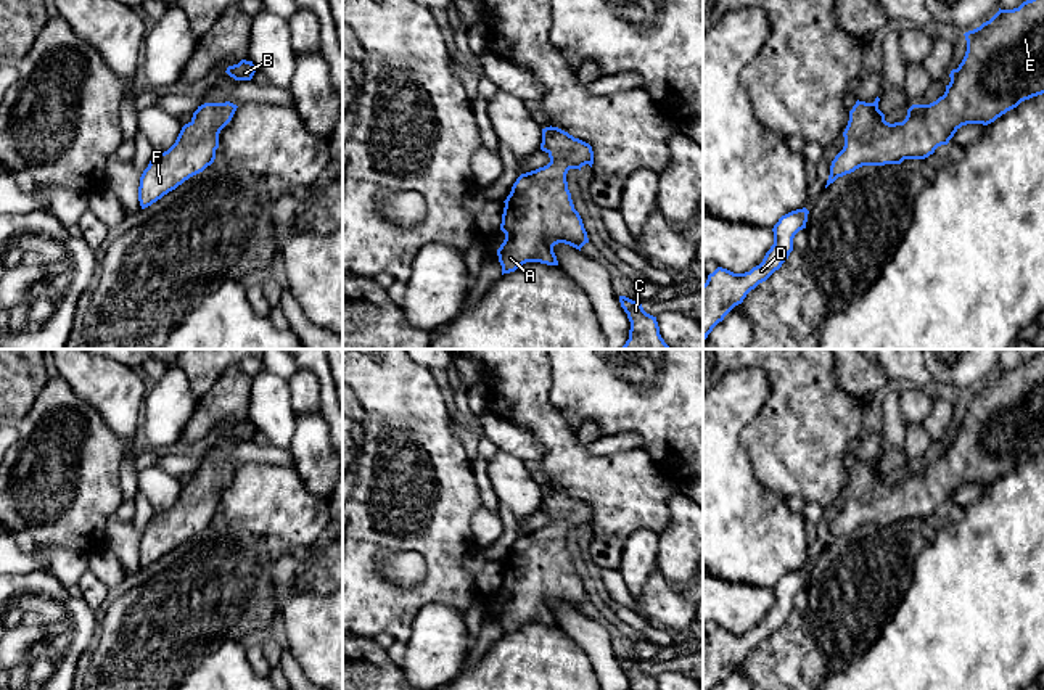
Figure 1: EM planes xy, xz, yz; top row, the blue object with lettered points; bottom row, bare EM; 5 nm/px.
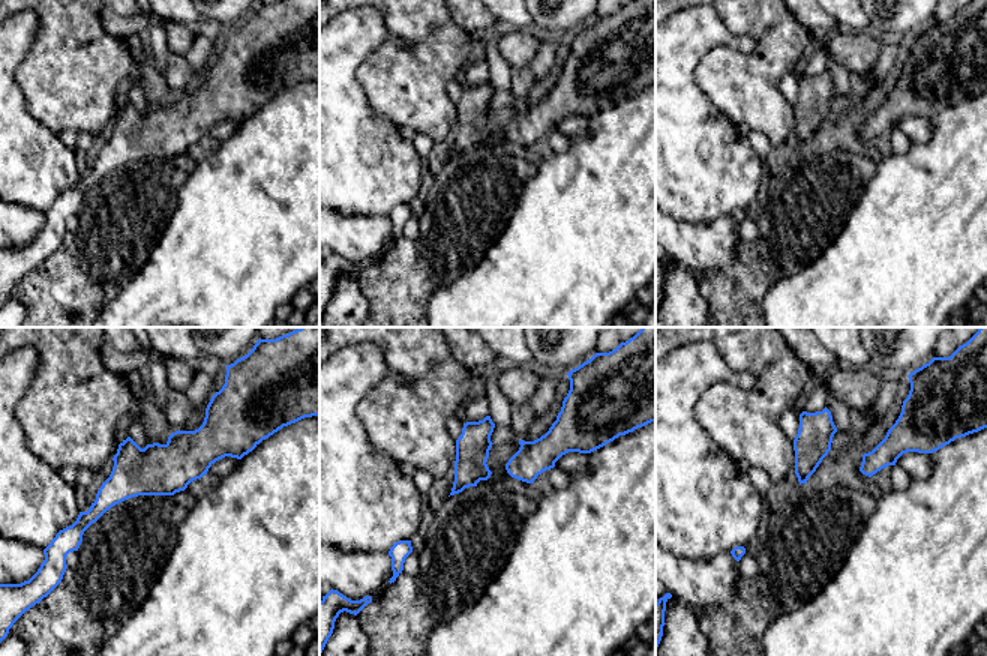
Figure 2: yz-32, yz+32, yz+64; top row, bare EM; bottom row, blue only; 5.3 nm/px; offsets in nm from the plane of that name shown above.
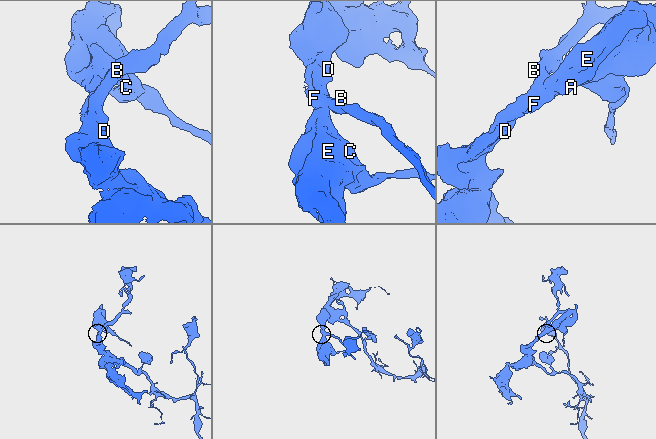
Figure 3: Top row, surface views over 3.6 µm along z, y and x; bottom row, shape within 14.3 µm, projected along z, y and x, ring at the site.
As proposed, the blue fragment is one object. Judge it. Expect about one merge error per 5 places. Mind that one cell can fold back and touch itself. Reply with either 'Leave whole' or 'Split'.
Leave whole

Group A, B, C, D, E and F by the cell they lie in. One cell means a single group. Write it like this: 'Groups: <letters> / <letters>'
Groups: A B C D E F

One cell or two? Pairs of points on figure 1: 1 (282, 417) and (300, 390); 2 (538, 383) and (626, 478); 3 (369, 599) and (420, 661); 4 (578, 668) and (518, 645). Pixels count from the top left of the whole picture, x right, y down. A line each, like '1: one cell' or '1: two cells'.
1: two cells
2: one cell
3: two cells
4: one cell

